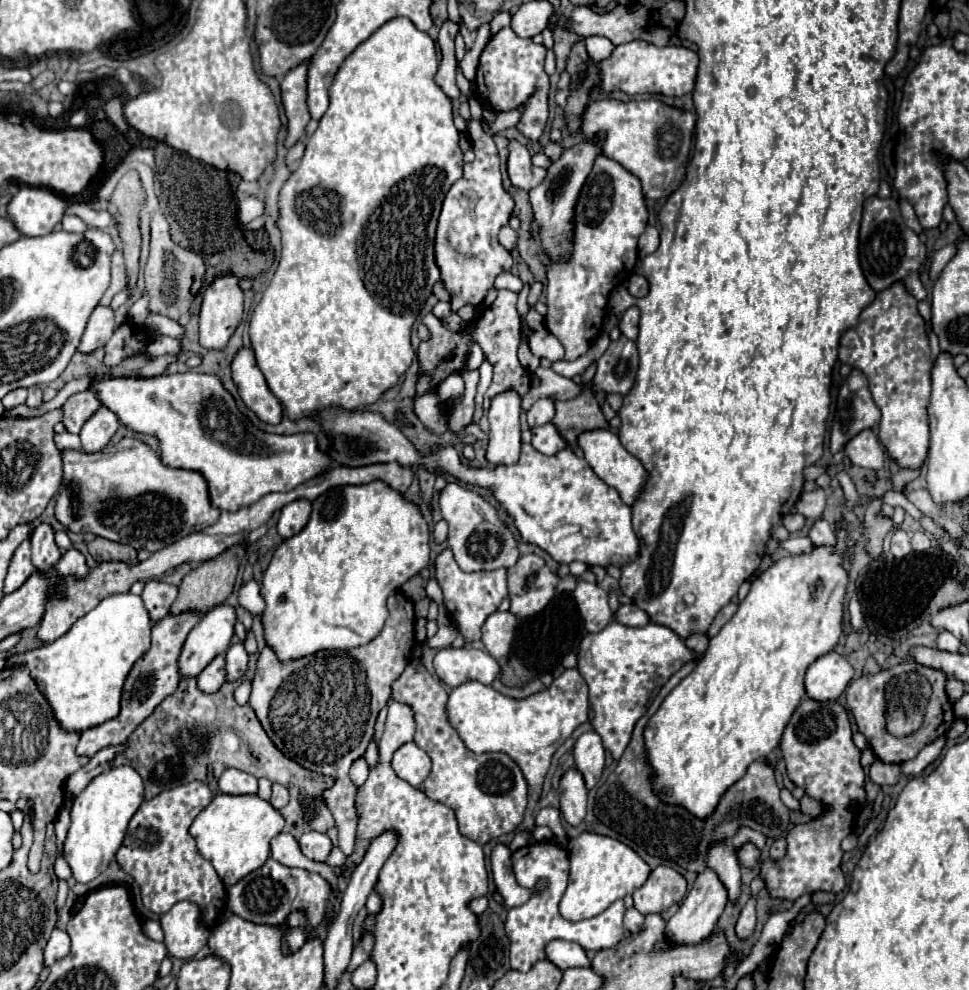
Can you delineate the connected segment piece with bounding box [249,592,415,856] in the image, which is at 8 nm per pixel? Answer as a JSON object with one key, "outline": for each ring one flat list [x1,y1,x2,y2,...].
{"outline":[[393,592,387,600,387,608,389,618,383,632,369,644,349,652,321,650,289,664,277,664,277,656,265,646,255,668,249,698,249,706,263,730,287,758,295,760,309,772,331,776,335,780,335,784,323,790,319,798,335,818,339,848,345,856,353,852,357,828,353,806,357,788,349,780,349,766,363,756,373,736,377,714,385,708,391,696,391,684,411,662,415,646,415,610,411,600,401,592]]}

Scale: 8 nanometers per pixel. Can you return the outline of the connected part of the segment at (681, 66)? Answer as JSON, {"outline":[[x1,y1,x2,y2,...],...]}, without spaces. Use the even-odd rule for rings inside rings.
{"outline":[[633,40,615,48,611,58,601,64,601,90,623,90,627,94,665,94,683,96,695,88,699,56,683,46,655,46,643,40]]}

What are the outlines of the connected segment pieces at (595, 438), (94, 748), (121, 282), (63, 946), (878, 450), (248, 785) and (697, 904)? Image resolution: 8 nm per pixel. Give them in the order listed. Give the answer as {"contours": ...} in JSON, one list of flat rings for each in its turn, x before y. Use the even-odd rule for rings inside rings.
{"contours":[[[597,428,597,430,589,430,589,432,581,432,577,436,577,442,579,442,579,448,583,450,585,462,591,466,591,470,605,484,617,488,619,496,625,500,627,506,633,506,635,496,645,486,645,468,641,468,641,462,635,456,631,456,629,452,625,452,625,448,621,446,617,434,611,432,611,430,605,430,605,428]],[[189,610,189,612,175,614,175,616,169,614,163,620,155,622,151,648,133,664,133,668,125,680,123,696,121,696,121,712,117,714,117,718,111,718,99,726,93,726,93,728,87,728,85,732,81,732,81,740,77,744,79,756,93,756,107,746,123,744,129,738,129,732,133,732,133,728,137,728,137,724,141,724,141,720,145,720,145,716,149,716,149,712,153,712,153,708,157,708,157,704,165,696,169,696,177,690,177,686,181,682,181,674,179,674,179,666,177,666,179,654,181,654,187,634,199,620,201,620,201,614]],[[115,250,111,256,111,284,105,292,105,296,101,298,101,306,109,306,109,302,113,300,113,296,117,292,121,292,125,288,125,264,123,264,123,252]],[[55,928,55,930,51,932,51,938,49,938,47,946,43,948,43,956,45,956,43,964,45,964,45,966,51,966,53,962,65,958,65,956,69,954,69,946,71,946,71,942,69,942,67,932]],[[865,430,865,432,857,434,845,446,843,456,849,456,849,460,855,466,861,466,861,468,867,468,867,470,883,468,883,460,885,460,885,454,883,454,883,448,879,444,879,438,871,430]],[[229,768,219,780,219,790,223,794,257,794,257,778]],[[705,868,697,876,691,892,685,896,677,914,667,922,667,930,665,930,667,940,671,940,675,944,699,944,699,942,703,942,705,938,709,938,713,934,715,924,725,910,725,904,727,904,727,890,723,886,723,882,719,880,719,876,711,868]]]}

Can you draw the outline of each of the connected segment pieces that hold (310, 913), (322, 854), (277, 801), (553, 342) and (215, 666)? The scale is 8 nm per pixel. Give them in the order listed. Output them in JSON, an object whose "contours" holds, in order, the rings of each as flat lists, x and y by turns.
{"contours":[[[269,858,261,868,257,868,255,872,239,880,235,886,227,888,227,906,235,916,243,920,249,920,255,924,267,924,267,926,285,926,287,916,291,912,303,910,307,926,287,930,287,938,283,938,283,944,281,944,283,954,293,954,305,944,307,936,323,922,325,904,329,896,331,896,331,888,327,880,317,872,309,872,303,868,287,868,277,860]],[[307,832,305,836,299,838,299,846,301,846,301,852,315,862,325,862,333,848,329,836,321,832]],[[273,784,273,794,271,794,271,800,269,802,277,810,283,808,289,802,289,790,285,786,281,786,281,784]],[[537,330,529,336,529,348,537,358,547,358,551,362,563,360,563,346,561,342,547,330]],[[217,656,209,666,197,676,197,688,205,694,217,692,225,684,225,658]]]}

